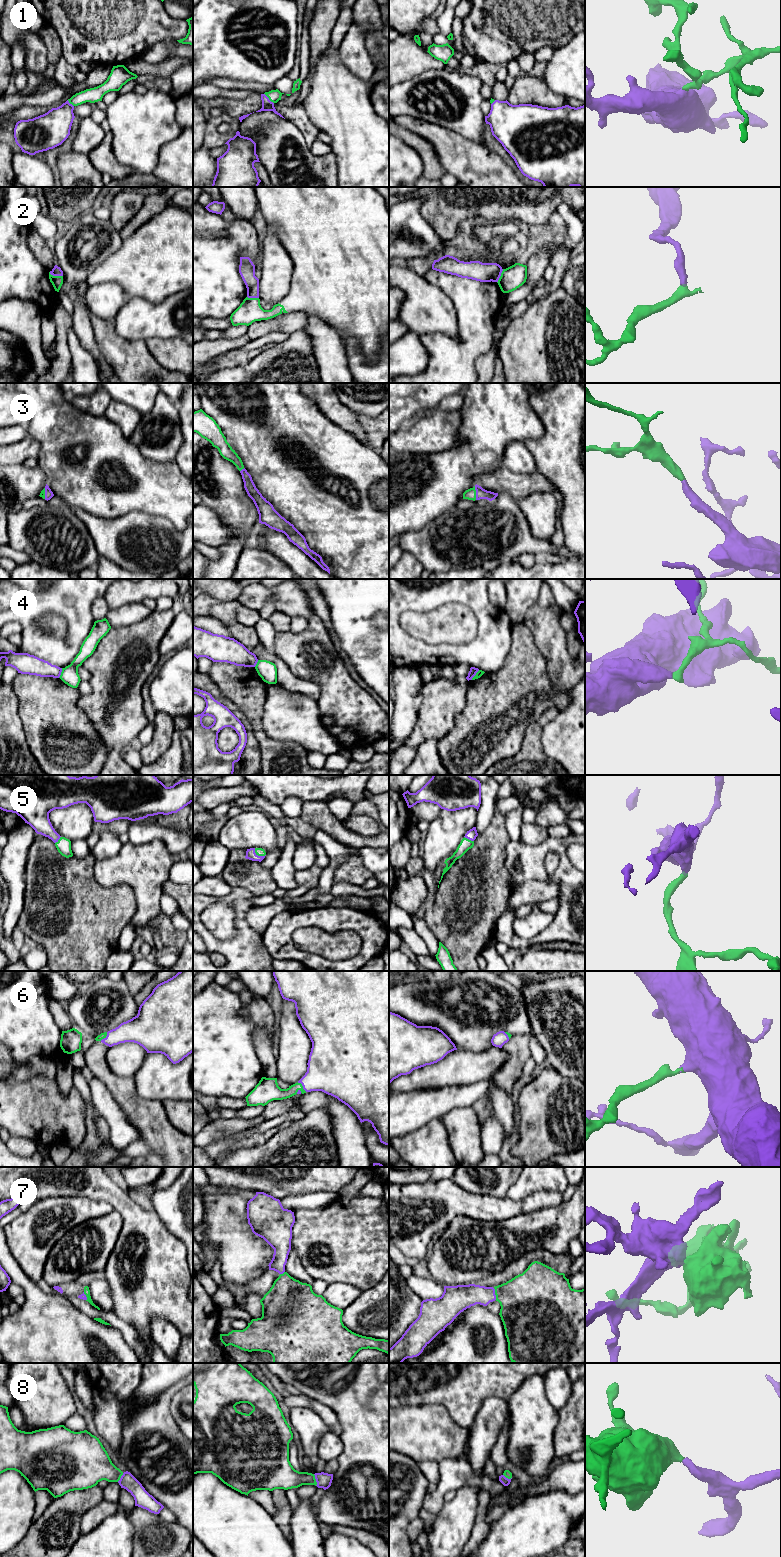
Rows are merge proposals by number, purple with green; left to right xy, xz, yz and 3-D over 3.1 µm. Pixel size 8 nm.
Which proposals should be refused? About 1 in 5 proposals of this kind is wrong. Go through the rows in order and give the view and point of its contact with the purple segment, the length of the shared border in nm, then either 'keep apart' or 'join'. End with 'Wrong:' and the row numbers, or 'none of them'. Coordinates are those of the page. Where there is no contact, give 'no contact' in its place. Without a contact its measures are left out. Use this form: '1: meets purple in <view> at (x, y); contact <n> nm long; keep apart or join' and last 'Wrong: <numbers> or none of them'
1: meets purple in xz at (268, 98); contact 120 nm long; join
2: meets purple in xy at (56, 275); contact 120 nm long; keep apart
3: meets purple in yz at (476, 493); contact 110 nm long; join
4: meets purple in xy at (60, 673); contact 90 nm long; keep apart
5: meets purple in xz at (257, 855); contact 110 nm long; join
6: meets purple in xz at (302, 1085); contact 110 nm long; join
7: meets purple in yz at (494, 1294); contact 100 nm long; join
8: meets purple in xz at (316, 1480); contact 100 nm long; join
Wrong: 2, 4

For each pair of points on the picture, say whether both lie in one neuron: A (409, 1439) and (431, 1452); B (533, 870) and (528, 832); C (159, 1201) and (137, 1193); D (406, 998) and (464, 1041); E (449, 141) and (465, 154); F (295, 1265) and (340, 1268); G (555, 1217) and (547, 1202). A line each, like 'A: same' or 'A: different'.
A: same
B: different
C: different
D: same
E: same
F: different
G: different

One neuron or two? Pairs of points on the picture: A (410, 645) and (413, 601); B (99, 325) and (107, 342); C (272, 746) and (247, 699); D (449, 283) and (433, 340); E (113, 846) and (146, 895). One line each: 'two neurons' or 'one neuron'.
A: one neuron
B: one neuron
C: one neuron
D: one neuron
E: two neurons

